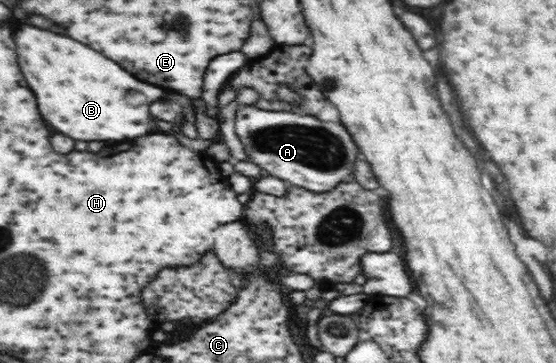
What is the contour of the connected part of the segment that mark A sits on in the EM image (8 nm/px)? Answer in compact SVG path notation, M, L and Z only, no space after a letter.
M252 105L239 106L235 119L246 160L288 184L324 193L351 176L358 148L340 122L324 121L314 114L299 115L286 111L260 110Z

